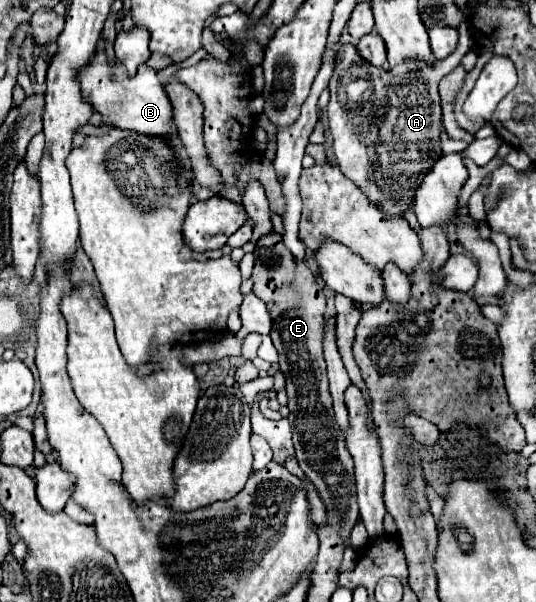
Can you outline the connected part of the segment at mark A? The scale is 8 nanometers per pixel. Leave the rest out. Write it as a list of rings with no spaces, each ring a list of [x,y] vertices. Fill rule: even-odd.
[[[463,21],[459,25],[459,47],[451,57],[435,65],[423,61],[401,63],[393,71],[367,65],[351,45],[339,43],[339,59],[329,83],[331,101],[327,105],[337,167],[341,167],[343,175],[361,187],[373,203],[379,203],[387,215],[403,215],[407,207],[413,209],[413,193],[415,187],[419,187],[419,179],[423,179],[429,167],[441,157],[441,101],[437,85],[441,77],[461,63],[473,41],[473,29],[469,21]],[[343,49],[347,49],[347,59],[343,59]],[[347,67],[357,67],[355,85],[339,83],[343,75],[349,77]]]

